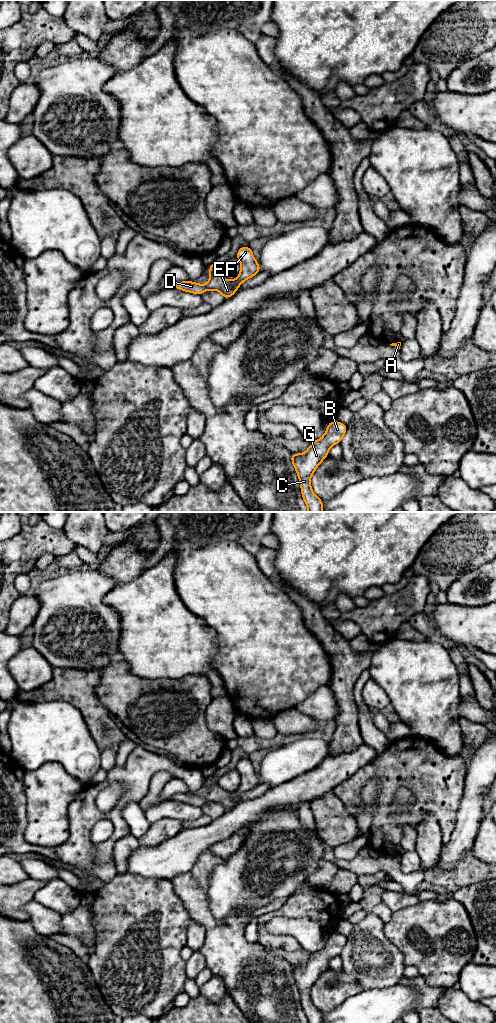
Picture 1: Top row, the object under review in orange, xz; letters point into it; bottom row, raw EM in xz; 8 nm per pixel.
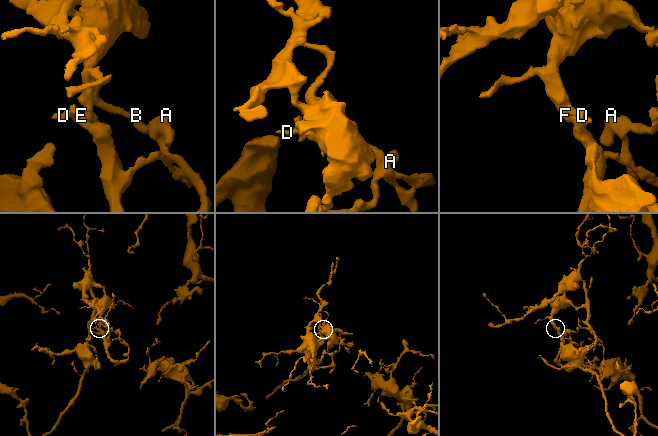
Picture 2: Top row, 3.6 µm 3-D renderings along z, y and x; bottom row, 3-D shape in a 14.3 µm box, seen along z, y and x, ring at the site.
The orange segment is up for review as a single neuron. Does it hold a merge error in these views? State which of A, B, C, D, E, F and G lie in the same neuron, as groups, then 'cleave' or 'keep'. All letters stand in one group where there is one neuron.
A B C D E F G; keep

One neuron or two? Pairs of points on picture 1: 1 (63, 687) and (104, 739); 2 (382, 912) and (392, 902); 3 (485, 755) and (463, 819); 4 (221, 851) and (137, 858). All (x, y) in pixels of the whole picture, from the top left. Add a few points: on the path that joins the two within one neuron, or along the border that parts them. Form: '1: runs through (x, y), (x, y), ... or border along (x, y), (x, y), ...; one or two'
1: runs through (77, 697), (98, 718), (101, 725); one
2: border along (382, 902), (392, 912); two
3: runs through (481, 771), (472, 803); one
4: border along (229, 837), (214, 843), (208, 850); two

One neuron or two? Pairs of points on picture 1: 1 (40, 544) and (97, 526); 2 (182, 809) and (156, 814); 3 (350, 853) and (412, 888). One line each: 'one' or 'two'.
1: two
2: one
3: two

